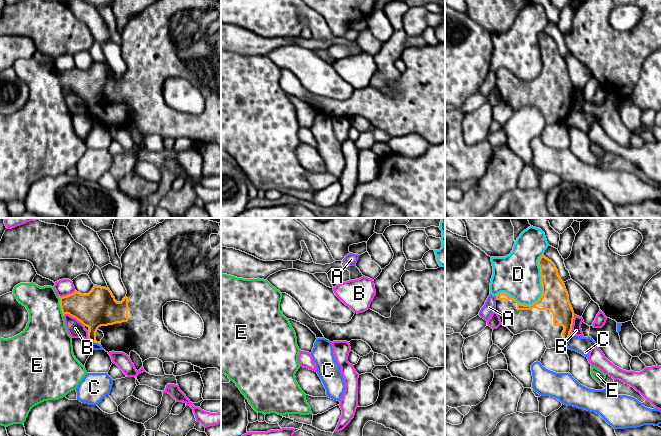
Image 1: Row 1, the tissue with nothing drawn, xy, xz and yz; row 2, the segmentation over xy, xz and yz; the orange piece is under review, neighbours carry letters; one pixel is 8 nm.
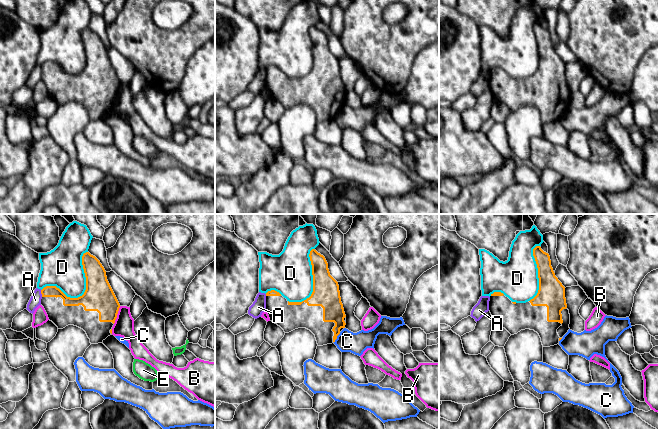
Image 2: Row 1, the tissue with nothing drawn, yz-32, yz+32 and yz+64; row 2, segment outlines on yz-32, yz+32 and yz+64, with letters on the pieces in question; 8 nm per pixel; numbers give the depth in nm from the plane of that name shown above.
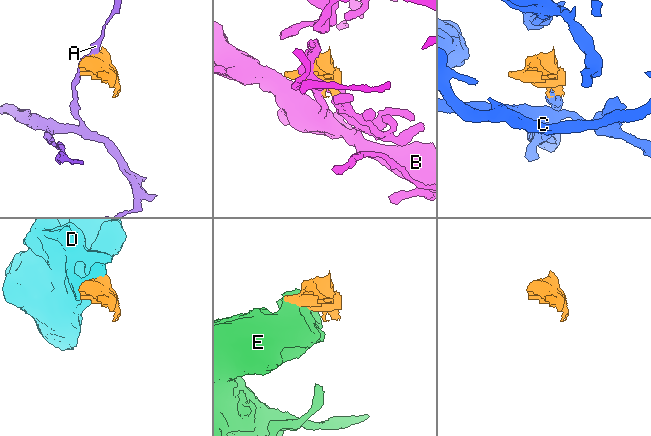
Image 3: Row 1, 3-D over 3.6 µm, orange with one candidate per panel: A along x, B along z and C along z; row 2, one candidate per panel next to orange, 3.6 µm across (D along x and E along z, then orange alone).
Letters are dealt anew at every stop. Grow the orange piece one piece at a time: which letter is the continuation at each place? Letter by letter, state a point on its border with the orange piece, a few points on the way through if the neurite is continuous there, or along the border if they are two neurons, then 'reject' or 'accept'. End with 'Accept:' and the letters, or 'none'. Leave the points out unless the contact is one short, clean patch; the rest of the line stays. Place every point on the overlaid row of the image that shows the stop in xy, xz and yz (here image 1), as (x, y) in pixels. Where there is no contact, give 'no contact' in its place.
A: meets orange in yz at (496, 298); reject
B: meets orange in xy at (74, 317); reject
C: meets orange in xy at (95, 342); border along xy (90, 340), (100, 345); reject
D: meets orange in yz at (539, 298); reject
E: meets orange in xy at (60, 306); reject
Accept: none

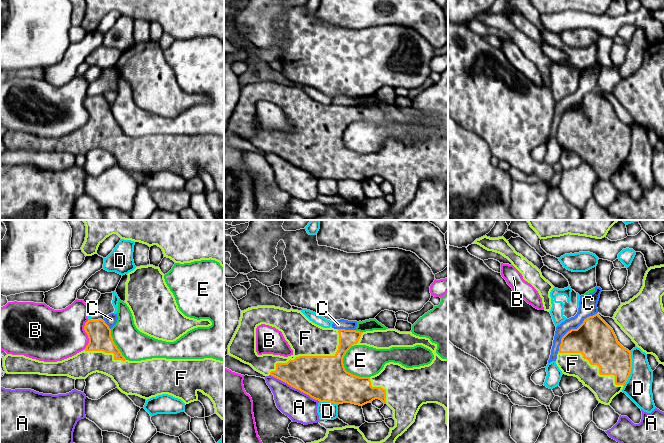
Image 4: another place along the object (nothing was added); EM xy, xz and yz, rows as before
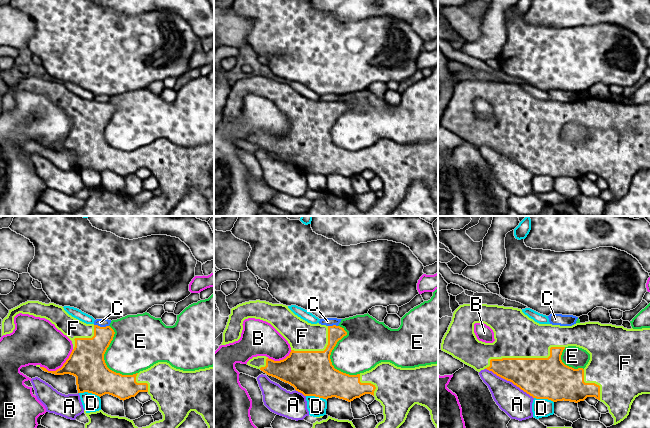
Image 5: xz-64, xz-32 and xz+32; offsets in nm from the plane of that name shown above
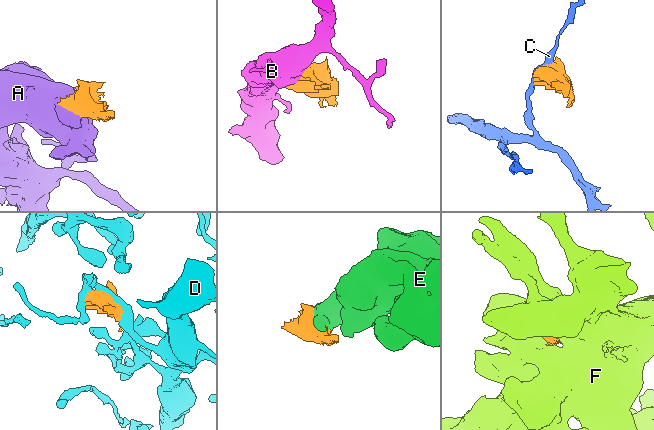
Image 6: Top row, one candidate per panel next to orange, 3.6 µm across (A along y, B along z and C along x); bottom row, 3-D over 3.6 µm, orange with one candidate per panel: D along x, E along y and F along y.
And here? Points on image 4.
A: meets orange in xz at (294, 387); reject
B: meets orange in xy at (87, 334); reject
C: meets orange in yz at (572, 329); reject
D: meets orange in yz at (631, 367); reject
E: meets orange in xz at (345, 370); reject
F: meets orange in xz at (311, 356); accept
Accept: F

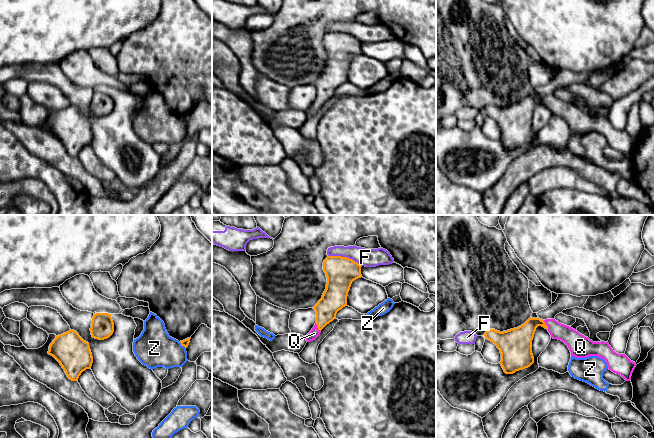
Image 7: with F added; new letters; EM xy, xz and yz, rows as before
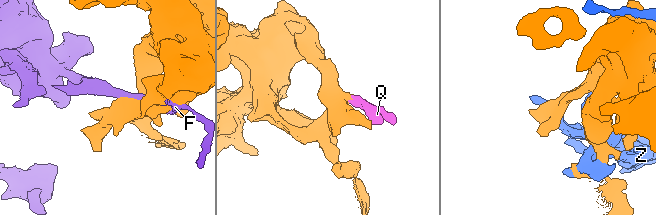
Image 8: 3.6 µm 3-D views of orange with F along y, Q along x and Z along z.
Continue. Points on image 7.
F: meets orange in xz at (345, 257); reject
Q: meets orange in xz at (317, 327); runs through xz (332, 300), (317, 327), (314, 333); accept
Z: meets orange in xy at (182, 345); reject
Accept: Q

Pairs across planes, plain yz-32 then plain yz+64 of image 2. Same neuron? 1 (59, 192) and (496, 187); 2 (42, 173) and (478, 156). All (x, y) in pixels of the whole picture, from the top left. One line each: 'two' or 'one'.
1: two
2: two

